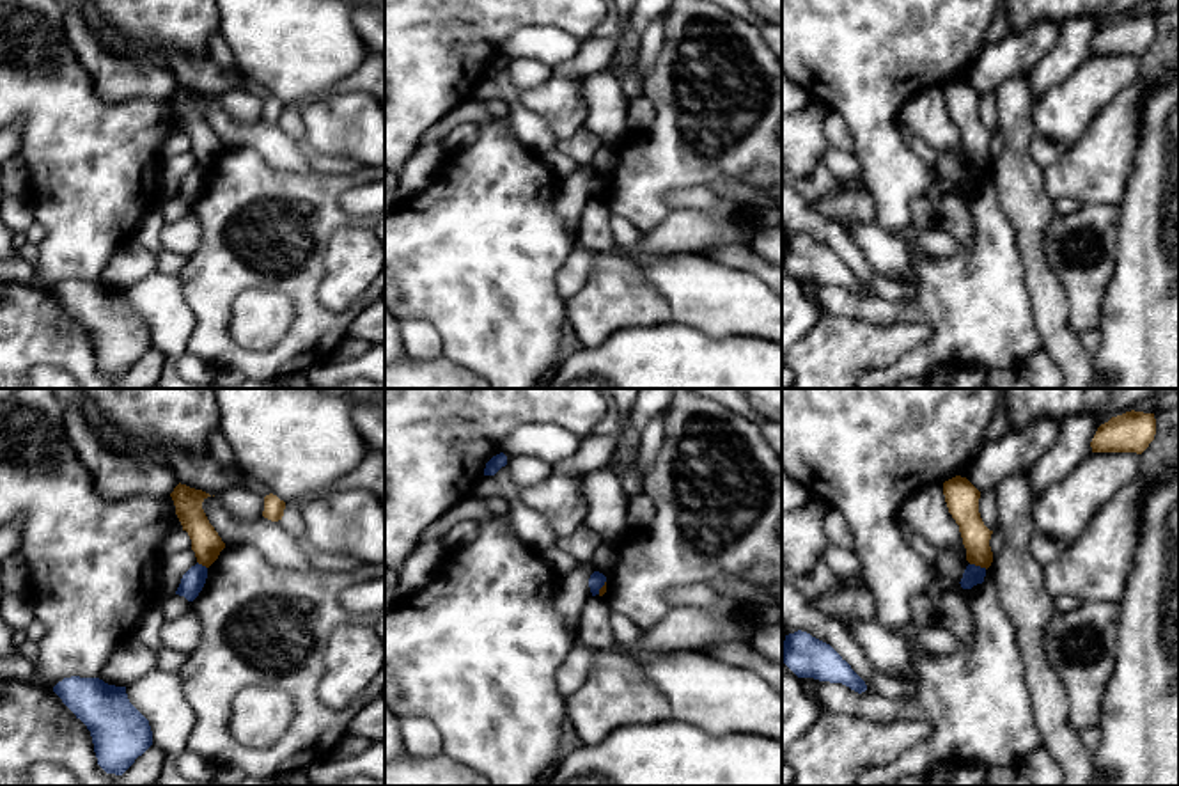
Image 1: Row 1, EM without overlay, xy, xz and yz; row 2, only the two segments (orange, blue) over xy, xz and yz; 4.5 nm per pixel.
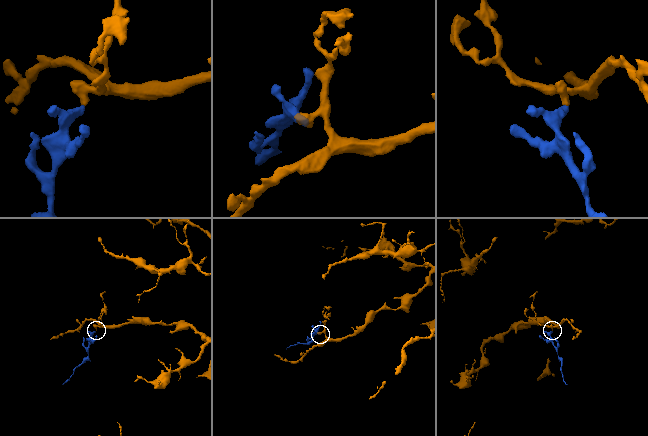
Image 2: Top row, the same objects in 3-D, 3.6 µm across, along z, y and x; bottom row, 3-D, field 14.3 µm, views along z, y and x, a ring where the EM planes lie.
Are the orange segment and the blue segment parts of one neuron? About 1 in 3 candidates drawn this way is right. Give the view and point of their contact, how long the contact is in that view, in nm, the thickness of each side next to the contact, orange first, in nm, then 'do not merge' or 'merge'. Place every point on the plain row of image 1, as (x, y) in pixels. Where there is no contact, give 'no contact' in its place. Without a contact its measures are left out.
contact yz (979, 167); length 80 nm; calibres 130 and 90 nm; do not merge

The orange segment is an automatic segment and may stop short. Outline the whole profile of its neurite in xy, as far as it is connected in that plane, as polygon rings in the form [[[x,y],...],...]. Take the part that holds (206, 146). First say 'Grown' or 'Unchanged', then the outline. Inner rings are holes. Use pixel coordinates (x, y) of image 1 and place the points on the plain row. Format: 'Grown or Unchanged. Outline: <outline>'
Unchanged. Outline: [[[179,85],[170,99],[183,133],[186,133],[191,142],[197,165],[209,170],[225,151],[225,145],[202,112],[202,105],[211,98]]]

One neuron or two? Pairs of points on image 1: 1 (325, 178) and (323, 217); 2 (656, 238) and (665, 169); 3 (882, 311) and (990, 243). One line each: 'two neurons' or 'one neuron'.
1: one neuron
2: two neurons
3: one neuron

